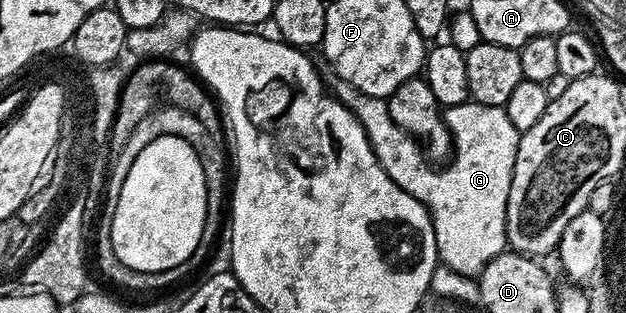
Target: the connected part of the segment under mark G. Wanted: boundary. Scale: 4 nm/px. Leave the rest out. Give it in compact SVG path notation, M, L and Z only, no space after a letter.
M331 70L325 71L322 79L328 91L356 115L362 130L366 130L366 138L382 170L386 170L386 174L398 187L406 190L406 194L420 200L428 209L436 235L436 254L439 263L447 271L457 272L459 276L479 277L480 271L489 261L499 252L505 251L508 242L506 206L510 198L510 178L514 174L514 158L518 154L521 133L514 126L514 122L510 122L503 108L482 106L471 102L445 107L442 115L452 135L454 155L443 166L433 166L418 141L406 130L402 130L402 126L398 126L394 118L390 118L388 101L385 97L366 94Z

